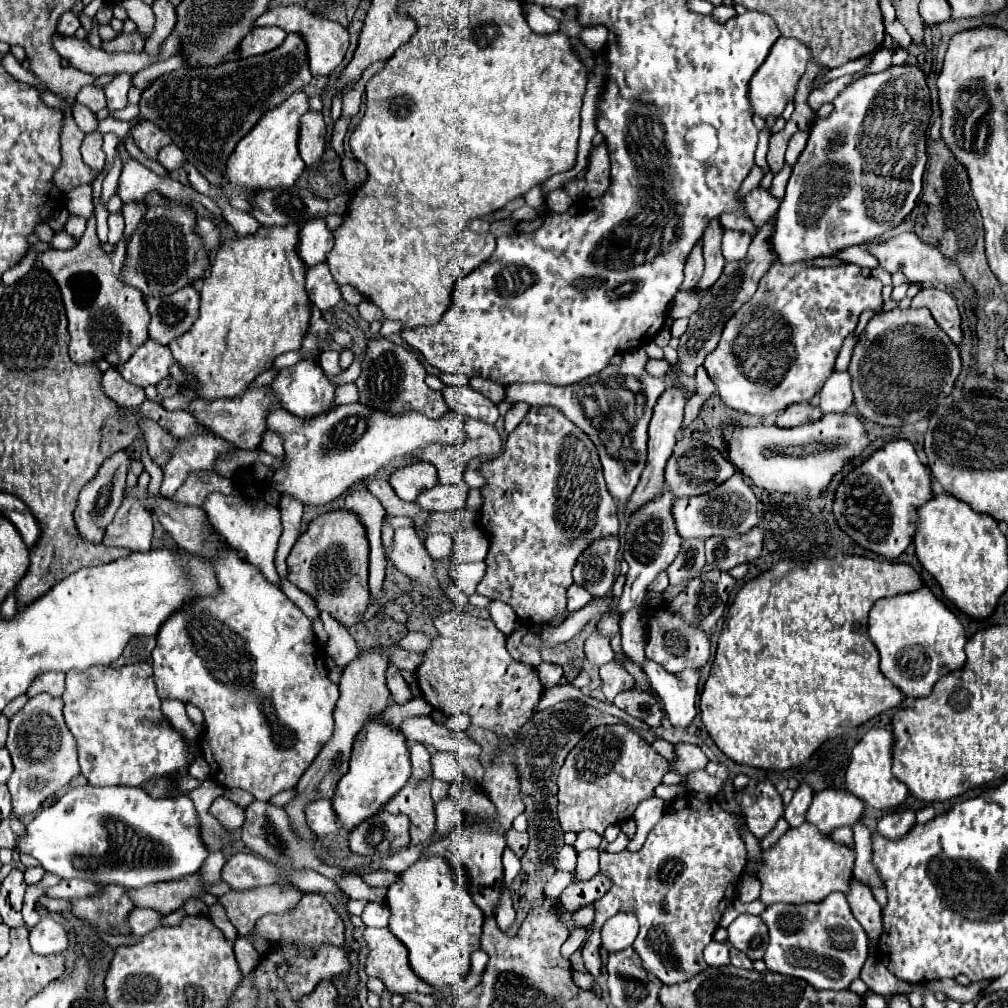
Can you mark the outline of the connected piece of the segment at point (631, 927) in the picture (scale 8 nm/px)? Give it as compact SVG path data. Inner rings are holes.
M618 913L602 925L600 935L602 935L602 949L610 953L622 951L634 943L638 935L638 921L630 913Z

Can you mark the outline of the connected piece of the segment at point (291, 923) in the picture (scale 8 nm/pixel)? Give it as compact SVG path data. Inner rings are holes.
M306 893L300 899L300 903L296 907L292 907L290 911L282 913L282 915L270 913L270 915L264 915L262 919L258 919L256 935L262 935L262 937L270 939L272 943L284 939L284 941L290 941L290 943L302 947L304 951L308 951L310 947L320 945L320 943L344 945L344 921L336 913L336 909L328 903L326 897L322 897L318 893Z

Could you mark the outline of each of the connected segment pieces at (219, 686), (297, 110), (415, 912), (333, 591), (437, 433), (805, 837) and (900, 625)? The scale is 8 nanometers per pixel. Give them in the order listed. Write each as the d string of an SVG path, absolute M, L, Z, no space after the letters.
M220 555L218 559L212 559L210 563L214 565L218 581L220 581L220 595L216 595L214 599L200 599L200 601L190 603L190 607L184 607L182 611L178 611L178 615L174 615L174 619L168 619L162 625L162 631L158 631L158 643L152 651L154 683L156 683L158 695L162 699L168 697L168 699L178 699L178 701L184 701L184 703L192 703L204 713L206 733L200 739L200 749L202 749L204 759L212 767L210 777L222 787L240 787L240 789L250 791L256 799L268 801L284 789L294 789L298 779L304 775L304 771L316 759L316 755L322 751L324 743L332 737L332 733L334 733L332 711L334 711L334 703L338 699L338 687L332 681L328 681L328 677L326 677L326 655L320 655L322 651L319 651L319 642L316 641L316 635L314 635L314 629L312 629L312 619L308 619L282 593L282 589L272 585L264 575L258 573L258 569L254 565L250 565L240 555Z
M298 91L290 95L286 103L278 105L274 111L268 111L254 125L254 129L250 129L250 133L240 139L240 143L226 161L226 171L224 171L226 183L218 187L222 197L226 197L234 209L252 211L252 199L248 199L248 195L262 189L290 187L296 183L296 179L306 167L298 155L298 119L308 109L310 107L306 93Z
M428 857L428 859L416 861L412 867L408 867L400 875L400 881L388 889L388 905L392 911L388 927L408 947L410 967L424 983L428 983L434 989L440 989L446 985L454 985L464 975L468 975L470 953L480 949L484 915L478 909L478 905L472 901L472 897L466 893L462 883L456 879L454 871L450 871L450 865L446 863L446 859Z
M348 509L328 511L312 519L308 531L298 537L288 555L288 579L312 595L320 611L332 613L342 625L354 625L360 621L368 607L368 555L370 545L366 527L356 513Z
M350 403L340 405L312 421L304 421L288 411L276 409L268 415L268 429L278 431L284 437L284 467L280 467L274 473L274 489L282 495L290 495L298 499L302 505L326 505L346 493L356 481L366 479L374 475L384 463L396 457L406 457L414 453L416 449L422 449L430 443L442 443L442 445L458 445L464 441L464 419L458 411L448 411L442 419L426 419L422 413L404 413L404 415L388 415L374 411L362 403Z
M802 823L800 827L788 829L774 847L762 853L764 865L758 871L762 883L760 901L764 905L772 903L820 903L830 893L848 893L852 883L852 869L856 853L822 835L812 823Z
M928 587L878 599L870 609L868 635L880 653L880 671L906 697L928 697L940 677L962 669L966 663L964 627Z

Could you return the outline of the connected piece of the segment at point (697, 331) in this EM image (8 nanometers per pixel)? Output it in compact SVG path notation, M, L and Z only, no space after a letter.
M770 217L758 229L758 233L752 237L752 243L748 247L746 257L740 259L740 261L726 263L720 279L714 283L714 287L710 291L706 291L702 295L702 301L700 301L698 311L690 315L690 321L694 325L692 323L688 325L688 331L680 337L680 345L678 345L680 371L684 375L694 375L696 369L704 363L704 357L710 351L714 351L714 347L718 345L718 337L722 333L722 327L724 327L726 319L730 319L730 315L734 315L734 311L738 311L738 307L742 307L746 301L752 299L752 295L756 293L756 287L758 287L760 277L776 261L776 255L774 255L774 249L772 249L772 233L774 233L774 217Z

